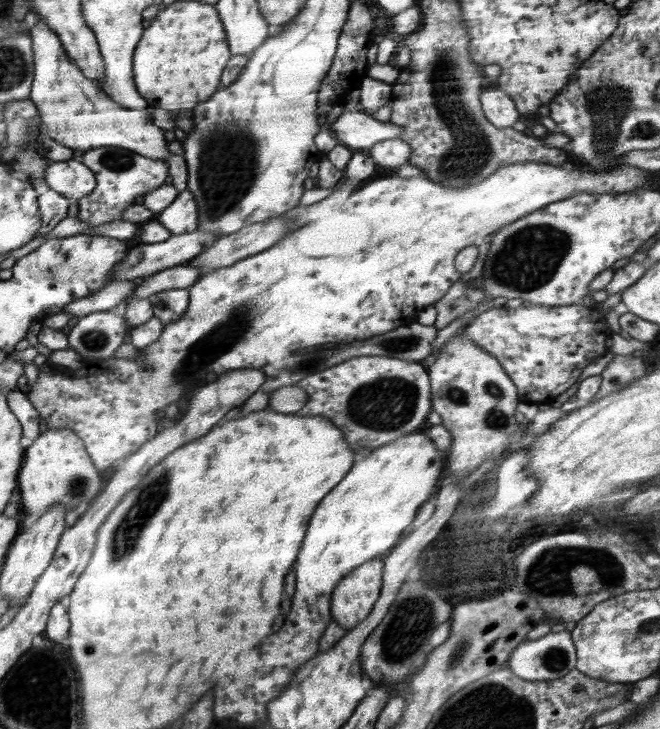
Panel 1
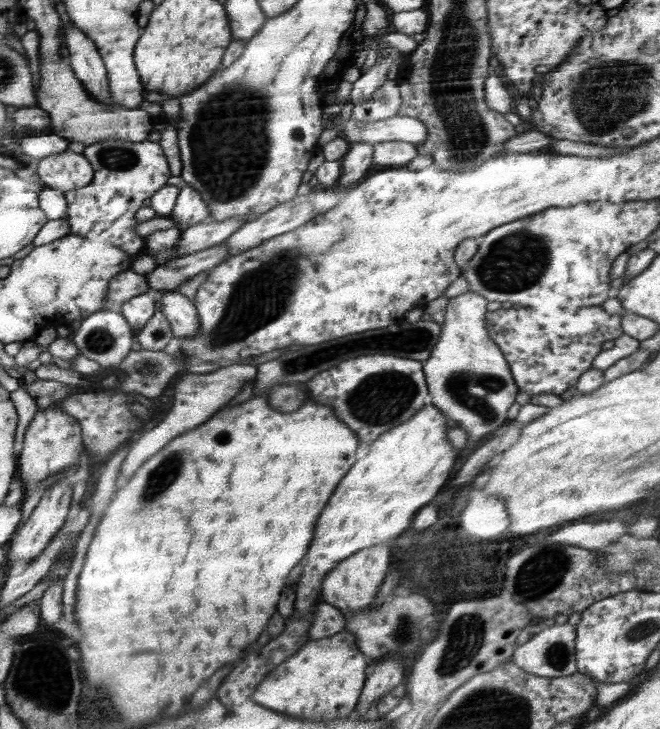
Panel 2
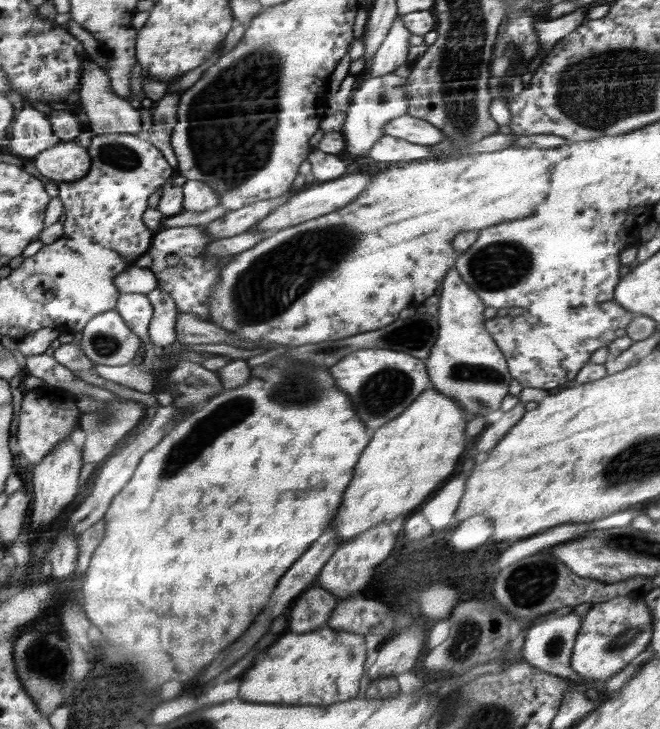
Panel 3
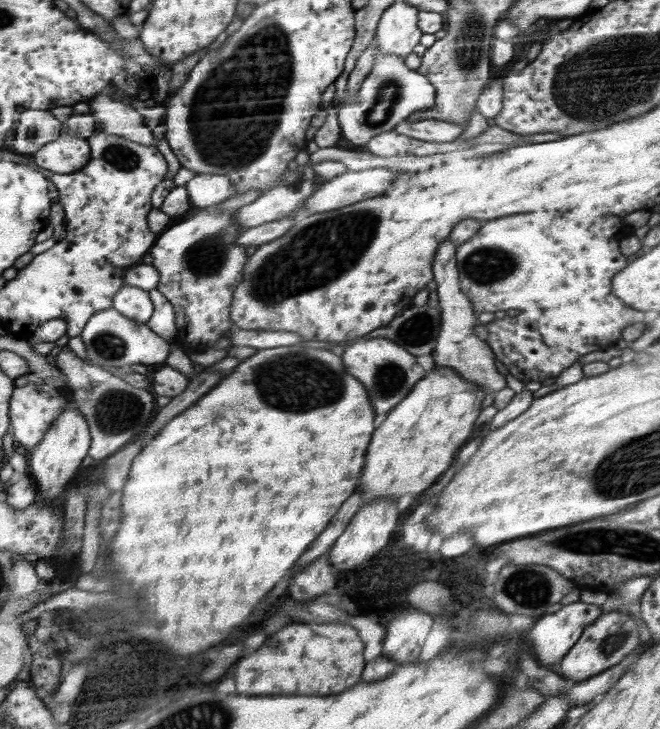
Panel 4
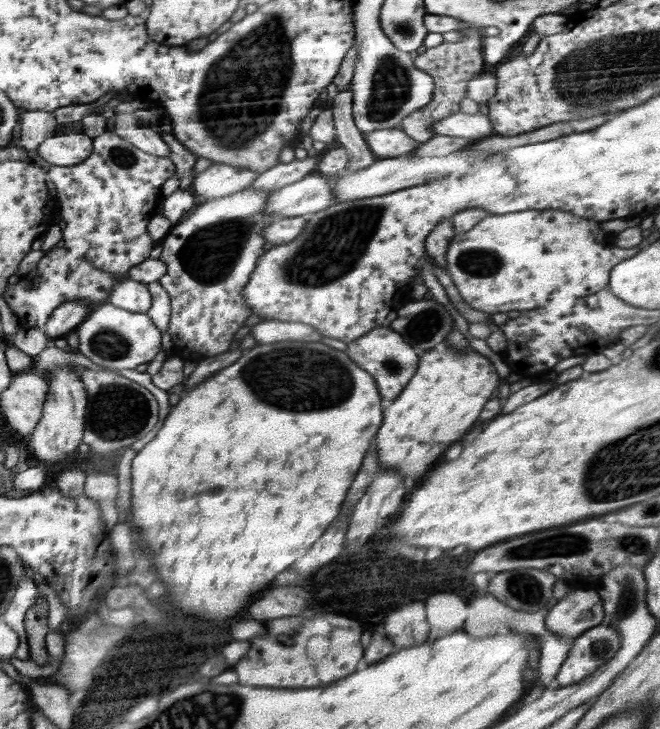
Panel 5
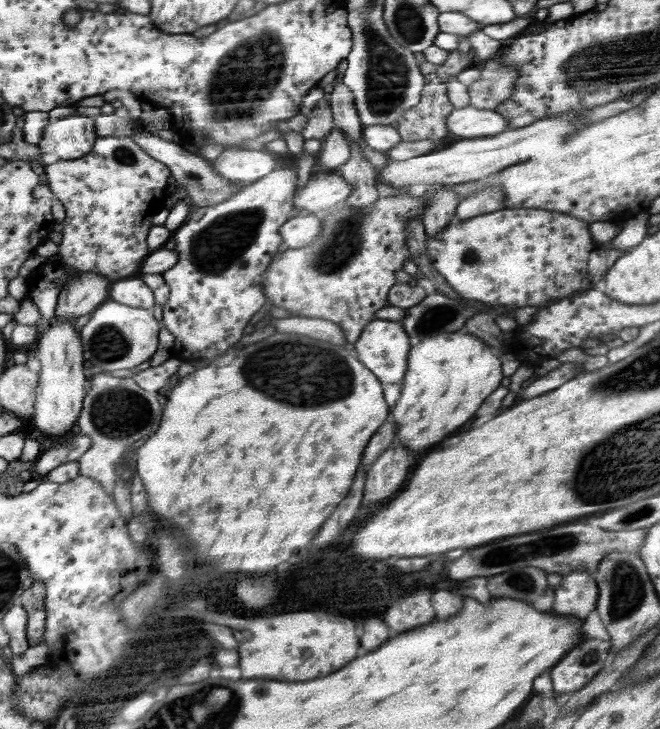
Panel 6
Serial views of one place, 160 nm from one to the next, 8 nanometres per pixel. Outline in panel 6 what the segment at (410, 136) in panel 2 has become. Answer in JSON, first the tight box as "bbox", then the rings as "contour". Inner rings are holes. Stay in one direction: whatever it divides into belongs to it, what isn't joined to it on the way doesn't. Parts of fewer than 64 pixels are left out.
{"bbox":[446,106,507,138],"contour":[[[466,106],[454,109],[446,121],[447,129],[462,138],[478,138],[478,136],[494,136],[507,129],[507,118],[493,110]]]}

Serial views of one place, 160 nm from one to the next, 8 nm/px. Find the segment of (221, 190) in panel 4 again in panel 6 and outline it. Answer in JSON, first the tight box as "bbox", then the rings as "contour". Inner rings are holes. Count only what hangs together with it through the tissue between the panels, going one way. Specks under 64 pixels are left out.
{"bbox":[211,148,282,184],"contour":[[[232,148],[232,150],[224,150],[216,160],[212,161],[211,165],[217,174],[224,178],[229,178],[229,182],[237,182],[238,184],[250,184],[258,179],[264,178],[269,172],[278,169],[282,164],[280,155],[270,152],[268,149],[263,151]]]}

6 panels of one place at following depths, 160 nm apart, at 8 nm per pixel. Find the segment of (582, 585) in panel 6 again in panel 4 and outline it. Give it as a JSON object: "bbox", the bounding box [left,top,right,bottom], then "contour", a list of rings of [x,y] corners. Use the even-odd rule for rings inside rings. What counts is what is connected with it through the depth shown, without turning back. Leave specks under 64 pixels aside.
{"bbox":[528,601,602,667],"contour":[[[582,601],[564,605],[558,611],[547,615],[542,615],[532,628],[528,630],[528,638],[534,646],[537,660],[541,665],[552,667],[566,656],[566,653],[576,644],[576,641],[582,636],[584,629],[592,624],[602,612],[600,605],[588,604]]]}

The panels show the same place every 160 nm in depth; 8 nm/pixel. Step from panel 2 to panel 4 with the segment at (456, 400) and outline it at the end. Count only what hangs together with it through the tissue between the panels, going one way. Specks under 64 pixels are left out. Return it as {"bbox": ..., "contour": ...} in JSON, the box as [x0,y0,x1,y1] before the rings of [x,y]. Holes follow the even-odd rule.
{"bbox":[431,239,506,394],"contour":[[[445,239],[438,247],[433,262],[433,280],[436,281],[436,294],[439,296],[441,309],[441,330],[436,346],[431,353],[435,366],[453,368],[464,380],[480,386],[486,394],[496,394],[506,388],[506,379],[496,369],[495,356],[485,340],[474,335],[479,320],[470,299],[462,292],[460,277],[455,257],[457,247]]]}

